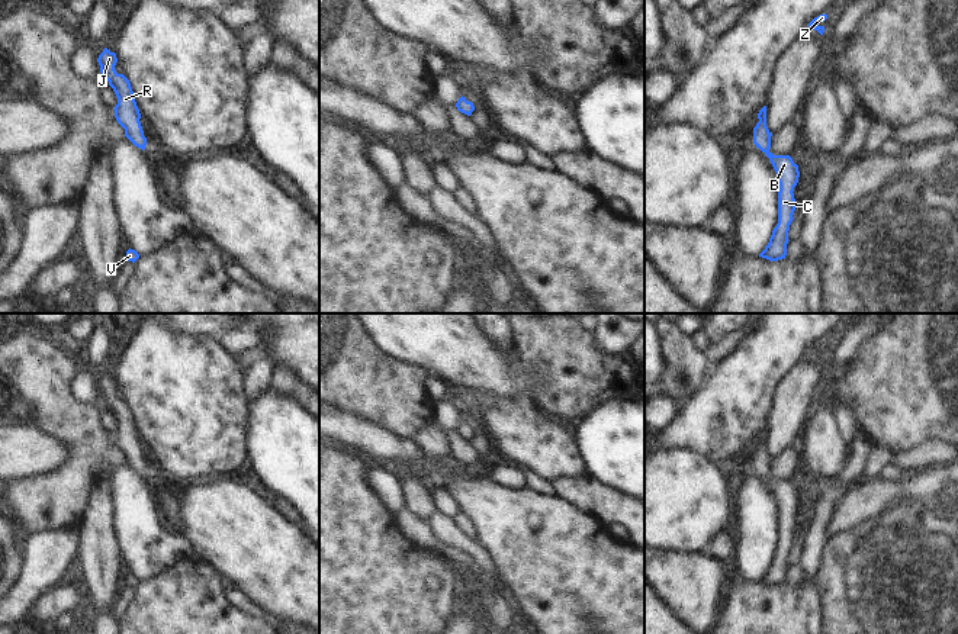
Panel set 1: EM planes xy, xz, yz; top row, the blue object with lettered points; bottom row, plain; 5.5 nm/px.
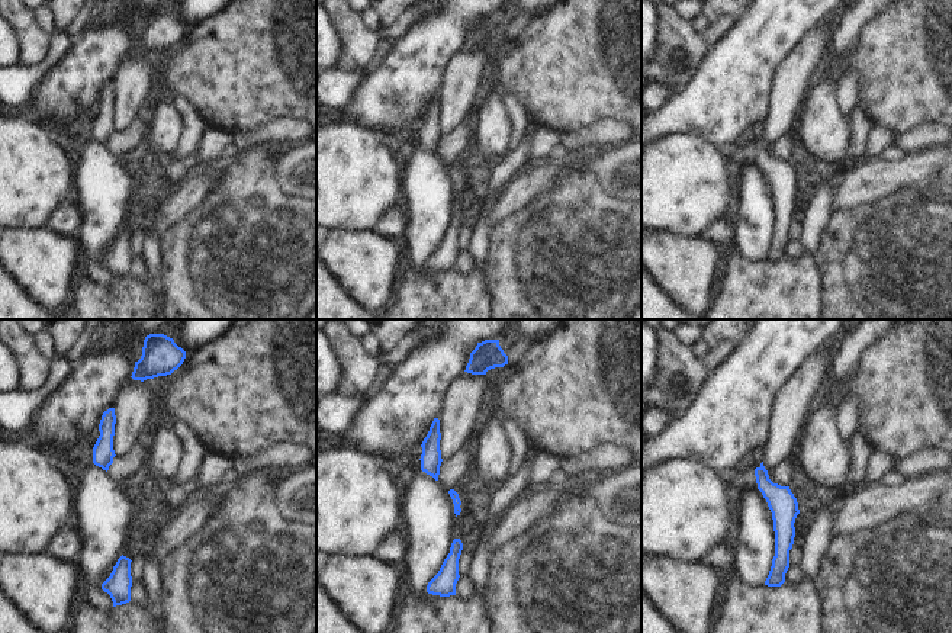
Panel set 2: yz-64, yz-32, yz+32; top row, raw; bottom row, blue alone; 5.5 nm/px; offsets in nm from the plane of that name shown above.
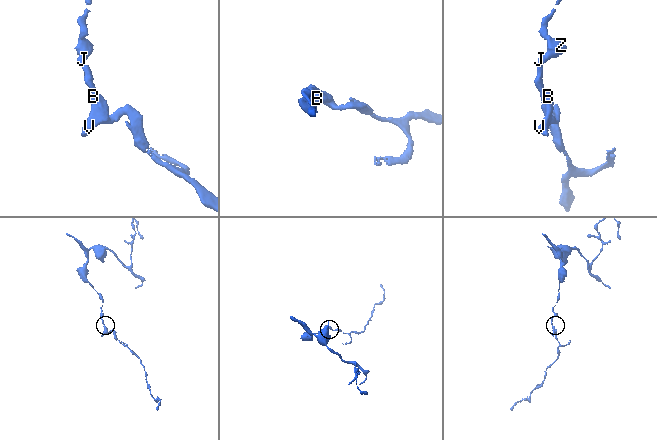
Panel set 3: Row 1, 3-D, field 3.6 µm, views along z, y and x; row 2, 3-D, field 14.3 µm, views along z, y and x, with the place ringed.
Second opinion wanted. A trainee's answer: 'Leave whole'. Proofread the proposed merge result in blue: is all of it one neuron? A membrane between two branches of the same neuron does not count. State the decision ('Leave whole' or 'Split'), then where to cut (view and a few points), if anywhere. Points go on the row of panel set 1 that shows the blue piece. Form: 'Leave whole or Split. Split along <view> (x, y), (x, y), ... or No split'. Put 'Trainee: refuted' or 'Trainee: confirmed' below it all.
Leave whole. No split.
Trainee: confirmed

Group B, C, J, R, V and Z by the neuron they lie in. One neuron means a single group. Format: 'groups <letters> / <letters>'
groups B C J R V Z

